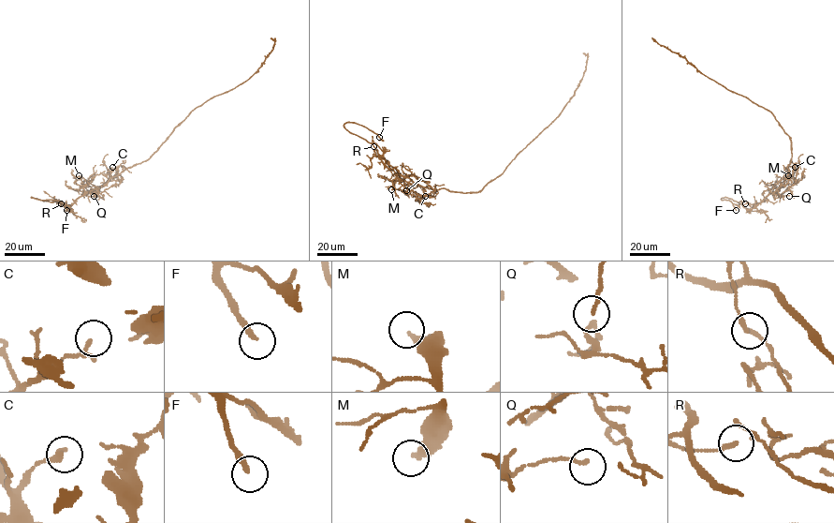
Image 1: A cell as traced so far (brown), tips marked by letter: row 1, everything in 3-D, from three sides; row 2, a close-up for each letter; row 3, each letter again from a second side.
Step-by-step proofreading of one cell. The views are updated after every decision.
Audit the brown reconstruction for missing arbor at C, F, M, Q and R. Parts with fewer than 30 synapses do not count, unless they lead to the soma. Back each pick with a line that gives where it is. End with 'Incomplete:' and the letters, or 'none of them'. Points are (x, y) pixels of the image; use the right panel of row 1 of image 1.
F: Place: (736, 210)
Incomplete: F

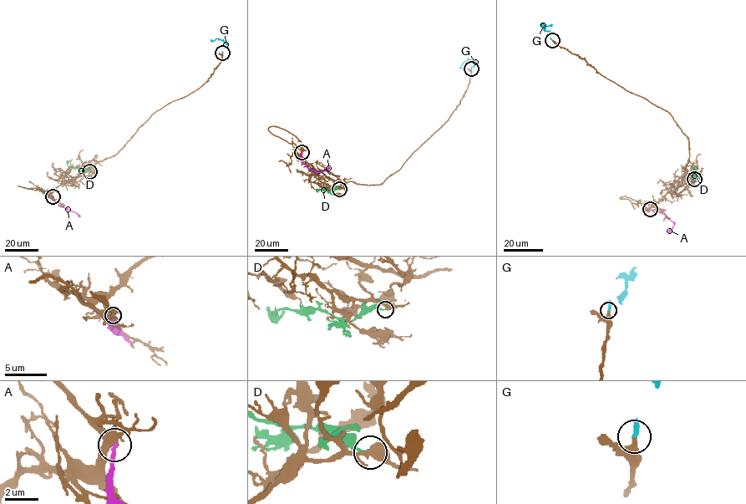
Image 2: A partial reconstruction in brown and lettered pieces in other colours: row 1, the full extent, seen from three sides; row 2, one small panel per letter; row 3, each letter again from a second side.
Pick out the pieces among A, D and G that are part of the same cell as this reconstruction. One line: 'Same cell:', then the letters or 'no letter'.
Same cell: G

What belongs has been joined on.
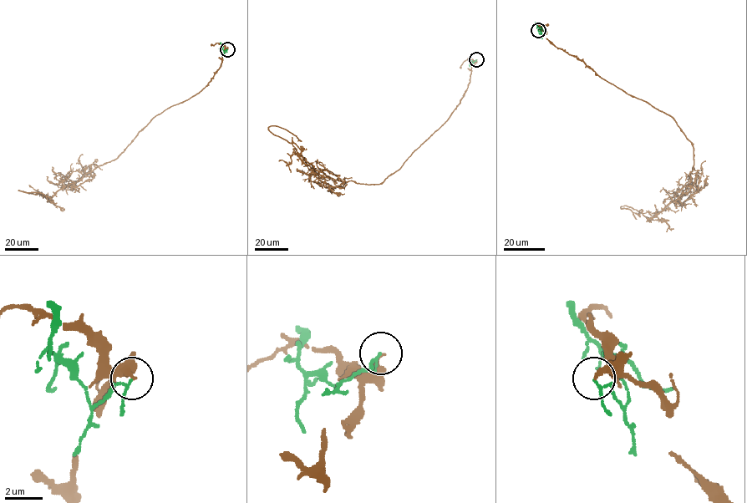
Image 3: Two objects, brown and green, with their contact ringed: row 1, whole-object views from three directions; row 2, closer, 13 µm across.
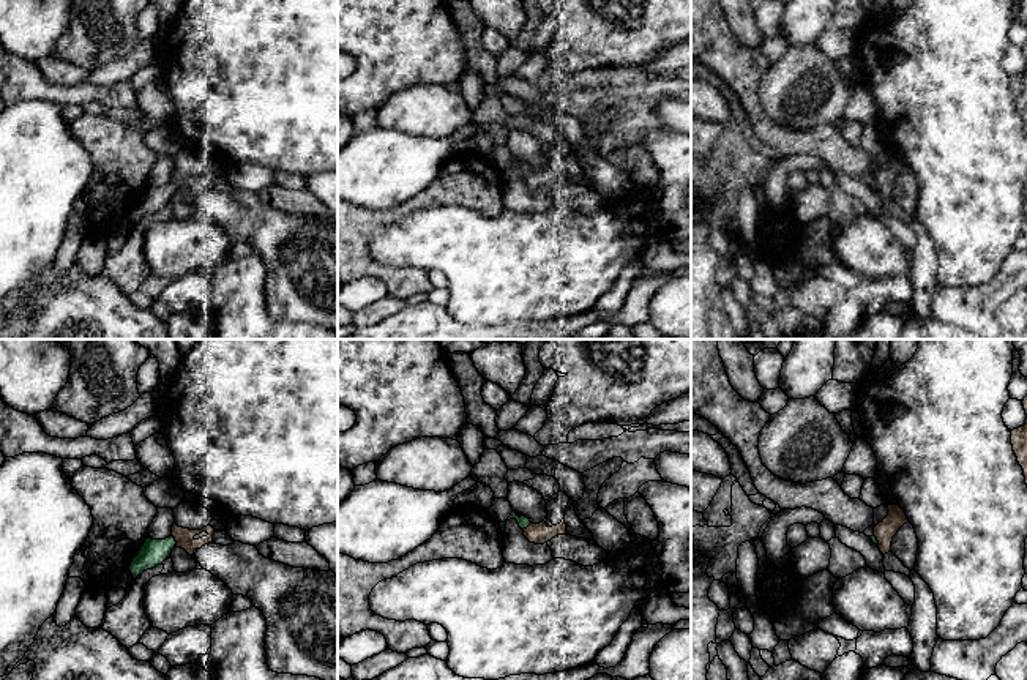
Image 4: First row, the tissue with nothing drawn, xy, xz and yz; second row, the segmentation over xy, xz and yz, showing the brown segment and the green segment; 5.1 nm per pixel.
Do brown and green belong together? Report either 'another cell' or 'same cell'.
another cell

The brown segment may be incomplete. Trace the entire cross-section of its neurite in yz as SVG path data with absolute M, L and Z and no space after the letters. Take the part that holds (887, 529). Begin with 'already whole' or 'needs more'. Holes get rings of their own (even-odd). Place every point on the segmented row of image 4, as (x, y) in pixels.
already whole | M888 505L888 516L874 527L874 536L877 538L877 546L883 555L891 552L893 536L907 522L909 519L899 505Z

